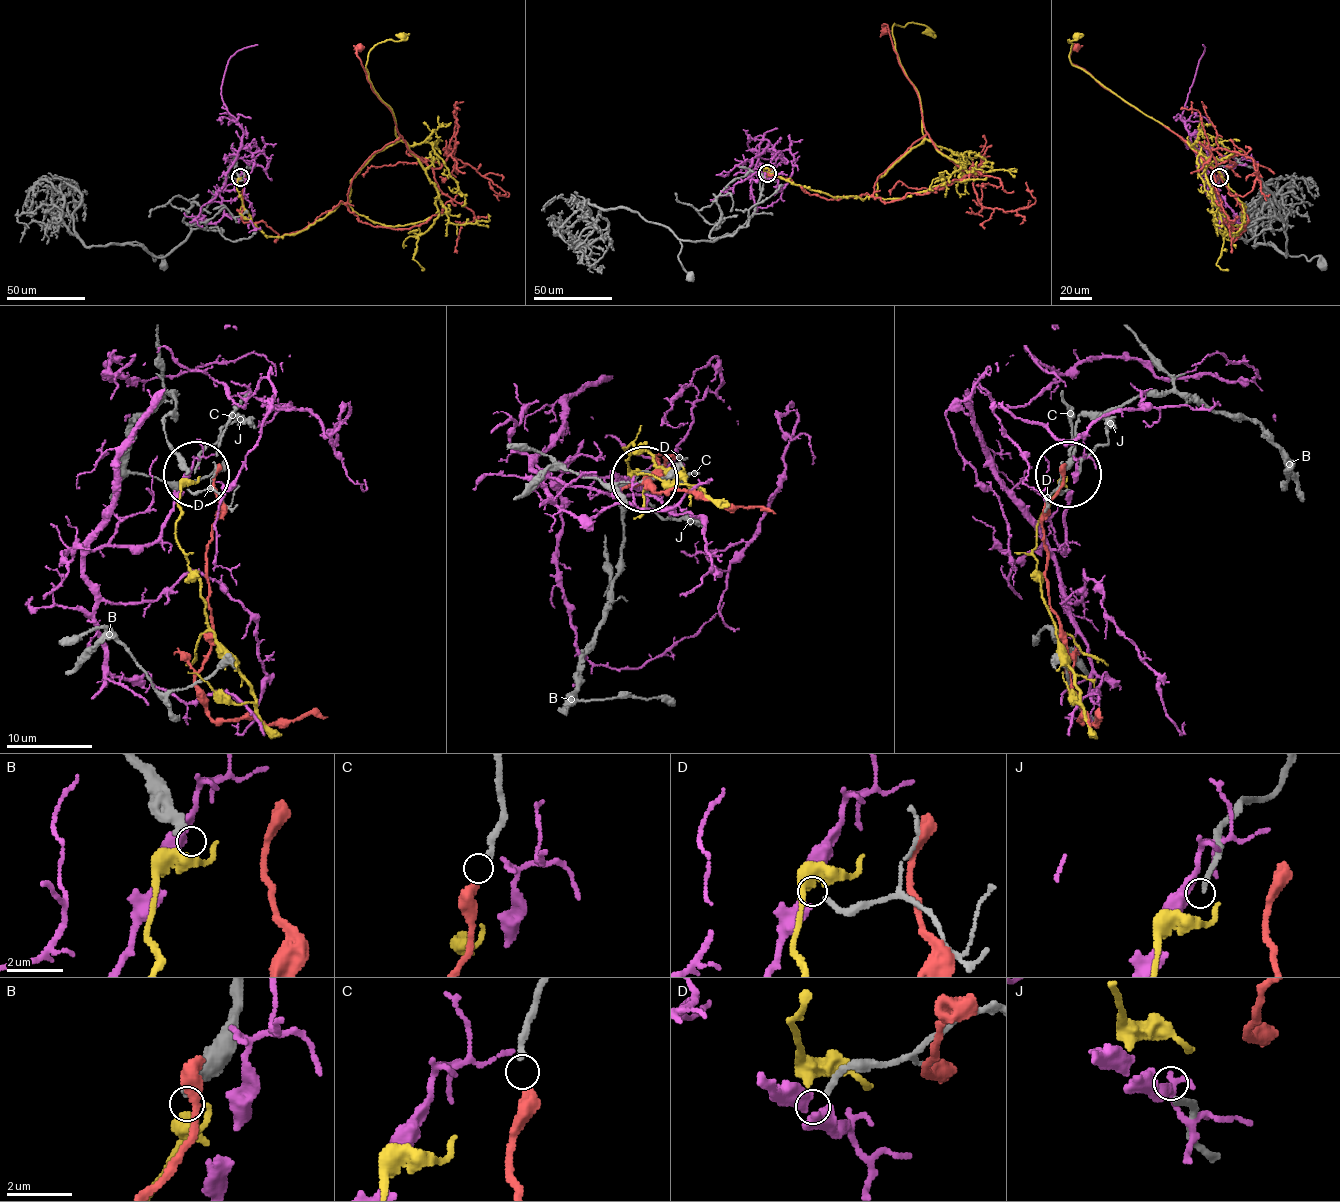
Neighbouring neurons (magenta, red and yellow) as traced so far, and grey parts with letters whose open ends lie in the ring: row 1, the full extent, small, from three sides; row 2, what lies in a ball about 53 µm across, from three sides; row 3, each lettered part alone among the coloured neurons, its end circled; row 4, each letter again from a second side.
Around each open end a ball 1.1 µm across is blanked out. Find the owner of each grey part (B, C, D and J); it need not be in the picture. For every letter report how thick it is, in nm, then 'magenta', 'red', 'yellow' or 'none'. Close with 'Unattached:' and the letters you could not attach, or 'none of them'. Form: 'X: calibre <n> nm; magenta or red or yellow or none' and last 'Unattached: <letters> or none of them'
B: calibre 360 nm; none
C: calibre 200 nm; red
D: calibre 180 nm; magenta
J: calibre 170 nm; none
Unattached: B, J

